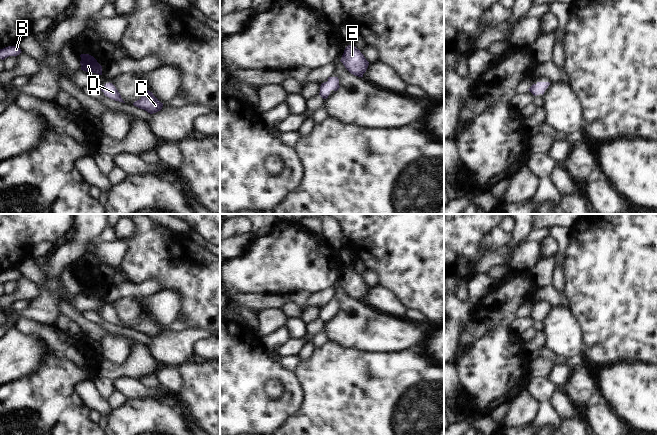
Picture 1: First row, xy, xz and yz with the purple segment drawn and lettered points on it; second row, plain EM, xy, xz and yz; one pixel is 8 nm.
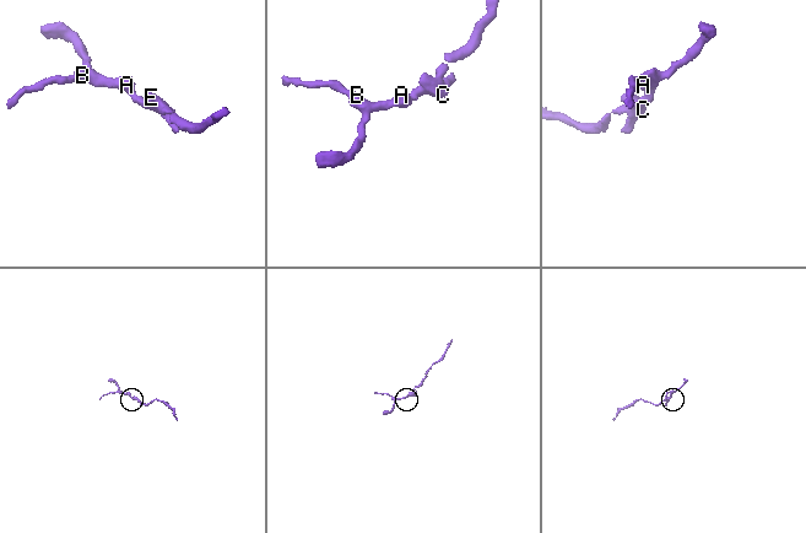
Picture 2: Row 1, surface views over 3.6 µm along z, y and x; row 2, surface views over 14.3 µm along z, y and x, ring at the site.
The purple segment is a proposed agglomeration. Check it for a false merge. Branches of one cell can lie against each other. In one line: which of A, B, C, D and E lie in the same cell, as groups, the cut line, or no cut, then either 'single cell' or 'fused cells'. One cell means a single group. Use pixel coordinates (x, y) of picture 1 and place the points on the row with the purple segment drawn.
A B C D E; no cut; single cell

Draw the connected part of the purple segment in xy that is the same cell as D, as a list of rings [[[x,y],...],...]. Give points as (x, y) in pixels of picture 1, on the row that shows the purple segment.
[[[106,83],[100,90],[110,99],[125,103],[121,98],[120,93],[112,83]]]

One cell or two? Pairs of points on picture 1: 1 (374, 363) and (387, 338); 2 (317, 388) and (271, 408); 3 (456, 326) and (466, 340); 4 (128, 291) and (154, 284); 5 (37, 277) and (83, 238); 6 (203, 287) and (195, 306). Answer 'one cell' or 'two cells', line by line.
1: two cells
2: two cells
3: two cells
4: one cell
5: two cells
6: one cell

